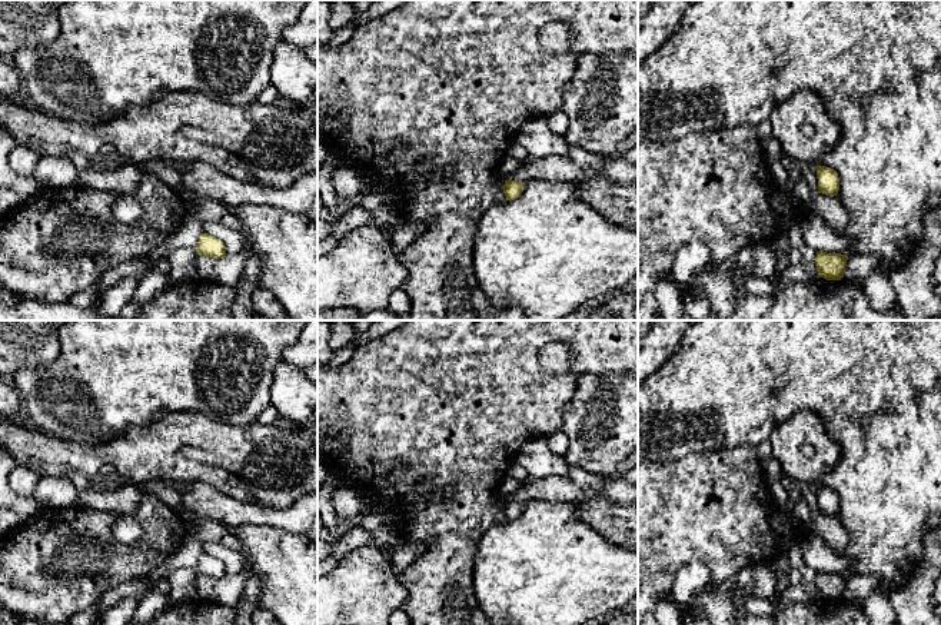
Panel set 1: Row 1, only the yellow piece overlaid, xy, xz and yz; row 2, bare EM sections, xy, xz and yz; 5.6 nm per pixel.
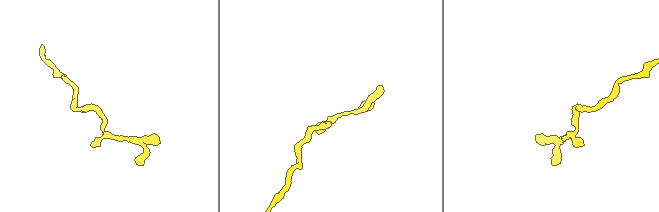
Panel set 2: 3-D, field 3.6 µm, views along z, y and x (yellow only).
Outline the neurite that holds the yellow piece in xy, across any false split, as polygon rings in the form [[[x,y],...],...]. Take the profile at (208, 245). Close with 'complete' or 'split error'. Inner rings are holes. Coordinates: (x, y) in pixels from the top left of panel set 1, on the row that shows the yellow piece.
[[[209,233],[200,236],[196,245],[196,255],[205,255],[216,259],[226,257],[226,246],[222,240],[213,237]]]; complete

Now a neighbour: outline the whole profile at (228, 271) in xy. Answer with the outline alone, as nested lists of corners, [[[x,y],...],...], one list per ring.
[[[240,253],[223,259],[196,255],[194,269],[199,279],[236,287],[246,260]]]

